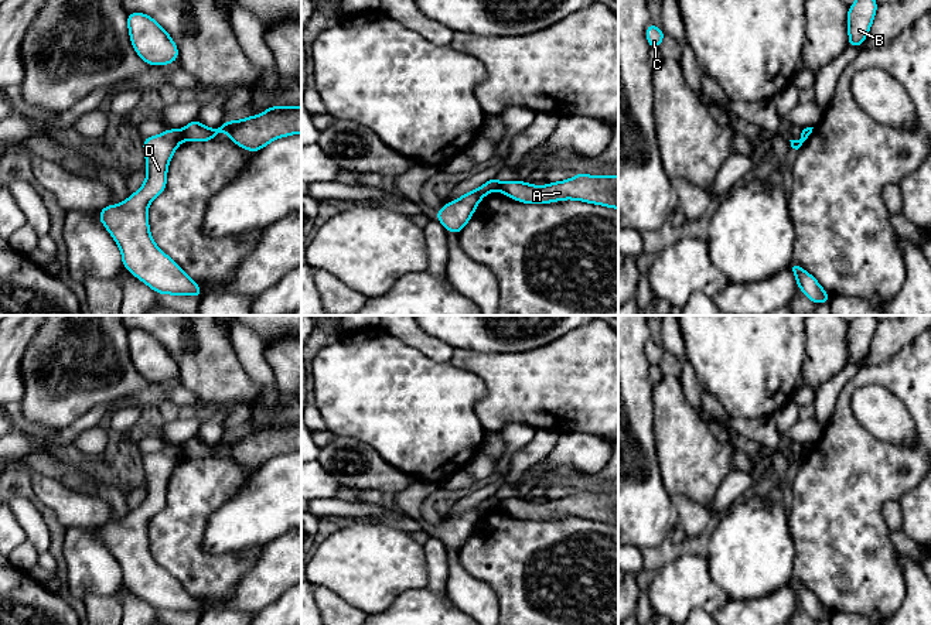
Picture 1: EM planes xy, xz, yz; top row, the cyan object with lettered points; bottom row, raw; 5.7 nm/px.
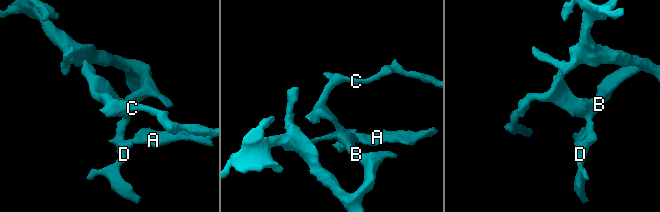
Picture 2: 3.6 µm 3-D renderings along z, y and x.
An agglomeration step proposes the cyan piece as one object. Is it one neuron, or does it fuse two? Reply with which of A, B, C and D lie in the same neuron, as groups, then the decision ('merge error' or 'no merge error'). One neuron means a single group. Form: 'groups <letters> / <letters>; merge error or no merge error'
groups A / B C D; merge error

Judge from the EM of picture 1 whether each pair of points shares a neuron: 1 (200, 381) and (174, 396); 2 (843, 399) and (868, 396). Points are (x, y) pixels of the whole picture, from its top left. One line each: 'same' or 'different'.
1: different
2: different

